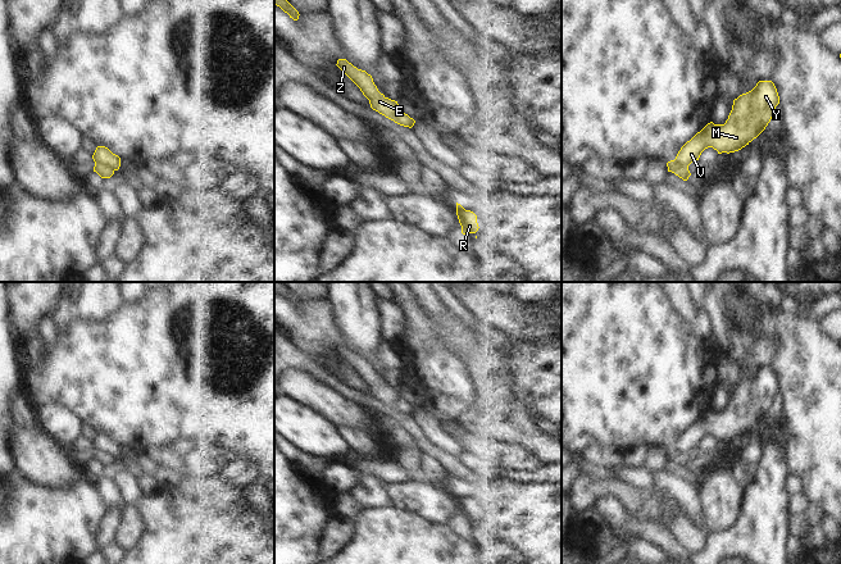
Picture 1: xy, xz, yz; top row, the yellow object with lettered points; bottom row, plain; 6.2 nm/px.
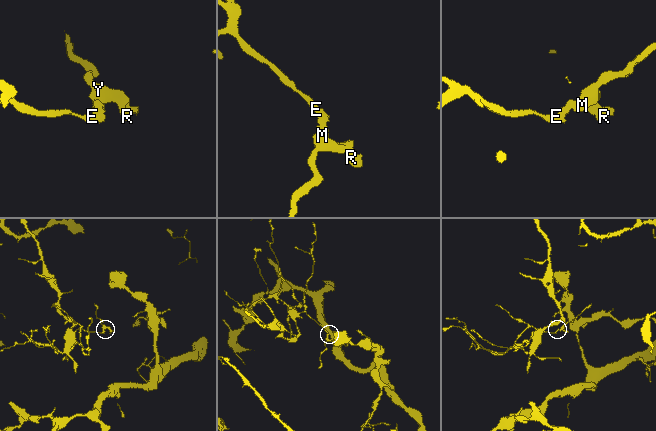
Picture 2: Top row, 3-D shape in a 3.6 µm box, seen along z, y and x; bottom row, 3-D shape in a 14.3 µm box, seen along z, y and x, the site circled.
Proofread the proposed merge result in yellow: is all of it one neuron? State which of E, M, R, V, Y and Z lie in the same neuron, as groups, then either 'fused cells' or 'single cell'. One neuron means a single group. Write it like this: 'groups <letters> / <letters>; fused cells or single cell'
groups E Z / M R V Y; fused cells

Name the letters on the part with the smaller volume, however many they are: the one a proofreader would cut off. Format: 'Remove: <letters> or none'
Remove: M, R, V, Y.

